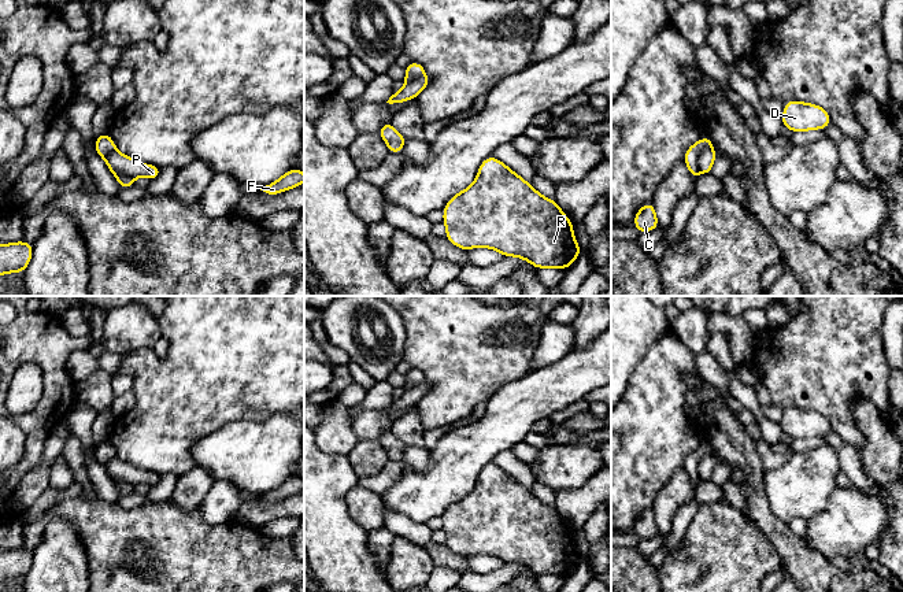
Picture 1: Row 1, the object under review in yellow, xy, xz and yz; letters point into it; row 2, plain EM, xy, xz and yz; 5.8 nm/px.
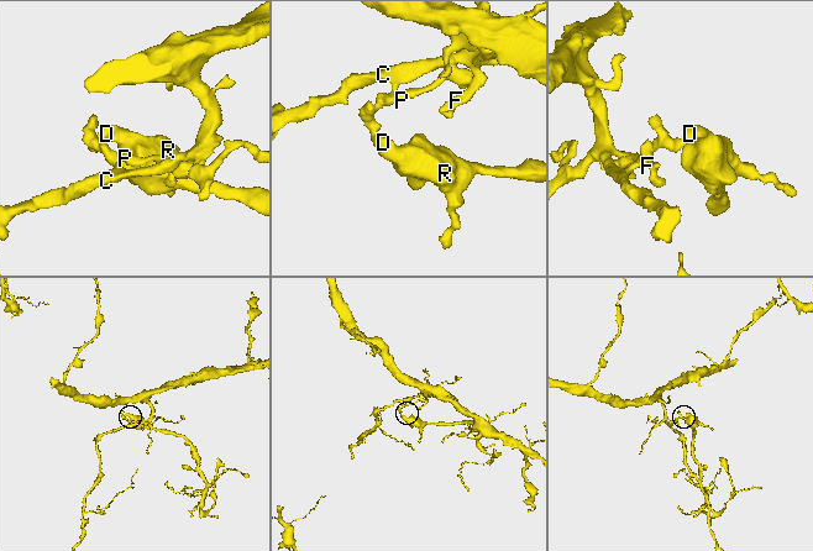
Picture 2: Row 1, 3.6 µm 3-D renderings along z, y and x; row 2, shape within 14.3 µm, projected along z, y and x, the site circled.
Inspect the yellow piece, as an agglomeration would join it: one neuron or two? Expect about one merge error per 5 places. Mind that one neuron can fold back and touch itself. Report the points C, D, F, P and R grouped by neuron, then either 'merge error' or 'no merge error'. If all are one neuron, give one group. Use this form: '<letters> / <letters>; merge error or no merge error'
C F / D P R; merge error

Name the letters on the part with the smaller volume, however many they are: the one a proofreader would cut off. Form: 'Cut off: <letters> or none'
Cut off: D, P, R

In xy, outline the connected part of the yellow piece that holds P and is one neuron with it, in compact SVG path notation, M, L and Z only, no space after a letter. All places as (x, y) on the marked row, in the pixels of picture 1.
M114 149L104 160L112 174L130 175L133 178L145 177L156 180L162 170L159 166L140 163L133 158L122 155L116 149Z

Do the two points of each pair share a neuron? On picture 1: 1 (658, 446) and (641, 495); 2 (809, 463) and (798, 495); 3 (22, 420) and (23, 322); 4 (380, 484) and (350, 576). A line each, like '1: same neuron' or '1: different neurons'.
1: same neuron
2: same neuron
3: same neuron
4: different neurons

